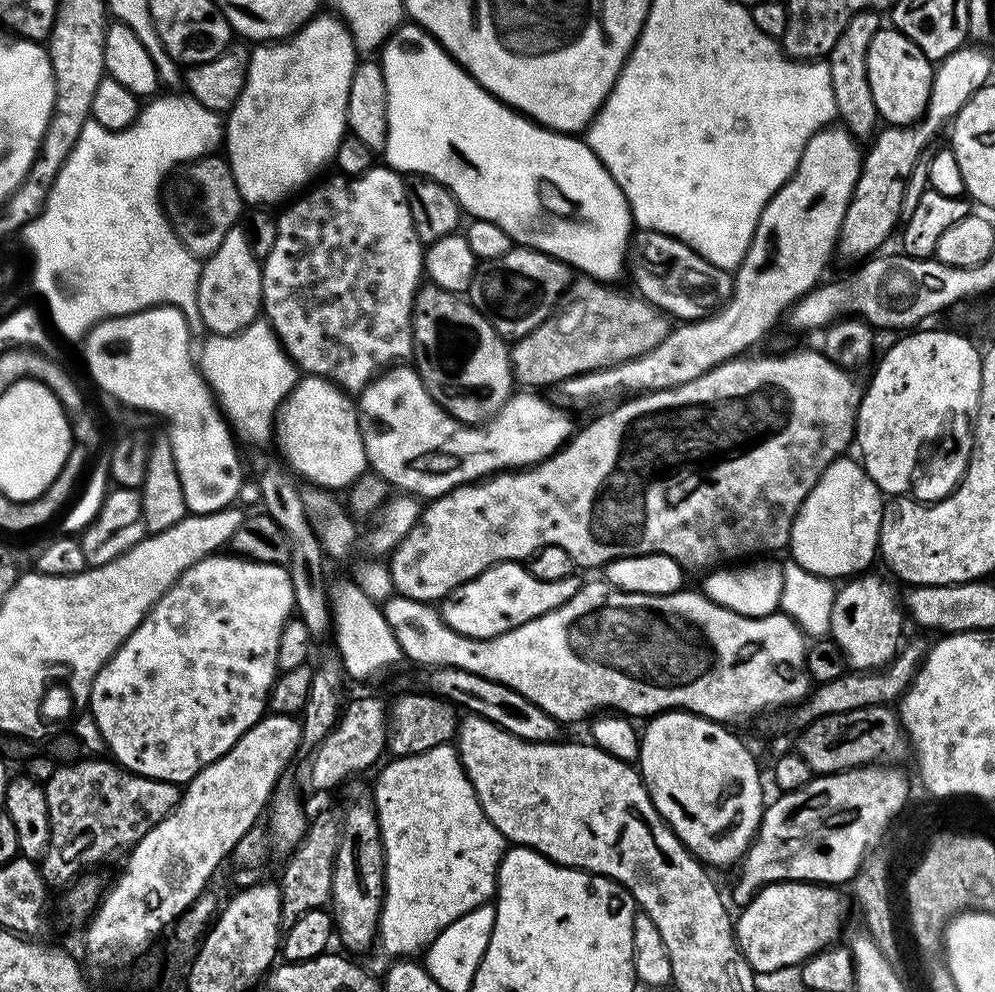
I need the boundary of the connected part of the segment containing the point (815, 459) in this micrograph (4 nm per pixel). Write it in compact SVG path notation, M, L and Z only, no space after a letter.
M804 348L801 352L784 352L781 356L752 356L753 354L744 354L739 358L733 358L731 360L725 360L723 364L718 364L716 367L709 370L706 374L702 374L698 378L694 378L690 382L682 382L678 386L673 388L663 388L657 392L642 392L633 395L633 400L628 400L625 404L620 404L617 408L612 408L609 412L601 414L597 420L592 420L584 429L577 431L573 435L572 439L568 441L564 447L560 448L551 456L545 460L541 460L540 463L531 465L527 468L521 468L519 470L505 470L495 473L479 482L473 482L470 484L461 484L460 487L450 490L444 496L437 496L431 502L423 505L420 516L417 518L417 522L414 527L406 534L404 541L399 544L394 551L387 557L386 563L390 578L392 579L395 591L399 595L410 598L411 600L422 600L425 602L440 602L443 601L445 596L448 596L457 588L462 586L466 582L470 582L470 578L474 578L478 574L482 574L486 571L491 564L507 564L509 562L524 562L529 557L535 555L540 548L546 547L548 544L561 547L562 550L566 550L566 554L572 559L573 565L577 569L580 568L597 568L597 570L603 569L605 565L611 563L614 559L620 559L623 556L634 555L648 555L657 552L660 555L668 555L674 562L681 565L685 573L691 574L691 572L700 572L699 574L707 573L709 570L715 570L721 566L728 566L733 563L732 560L735 556L752 556L755 552L772 552L775 548L783 549L788 542L788 534L792 529L792 518L797 509L800 508L801 501L804 500L806 494L811 490L813 485L816 484L816 479L819 478L820 473L823 472L824 467L827 466L830 461L836 459L837 456L847 453L850 445L853 443L856 434L856 409L858 407L858 388L856 392L856 384L852 381L852 376L847 367L838 365L830 359L829 356L824 355L819 350L813 350Z

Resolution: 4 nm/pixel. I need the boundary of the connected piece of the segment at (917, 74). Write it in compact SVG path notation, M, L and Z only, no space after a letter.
M891 26L881 27L874 38L870 38L866 70L870 82L870 94L874 94L874 106L889 125L907 126L915 124L928 107L928 98L932 93L933 61L910 42L901 32Z

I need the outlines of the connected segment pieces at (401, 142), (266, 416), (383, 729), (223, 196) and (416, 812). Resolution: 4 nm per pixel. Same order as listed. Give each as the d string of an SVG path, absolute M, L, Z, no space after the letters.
M397 27L383 41L378 55L386 88L383 163L401 174L437 180L450 190L471 219L502 226L517 245L544 252L593 280L616 282L620 275L623 277L627 245L634 228L632 211L618 182L602 166L587 139L566 132L551 132L535 124L530 117L506 106L497 96L491 96L423 28L404 27Z
M257 318L250 326L229 336L212 334L207 338L204 349L198 352L198 367L204 383L219 400L223 413L232 418L231 423L236 424L246 439L256 444L271 441L277 413L298 381L295 362L284 353L275 330L263 318Z
M360 696L343 705L339 719L331 732L317 745L314 756L320 764L312 760L308 764L308 776L317 780L316 788L324 792L327 788L336 788L343 780L364 772L375 764L378 757L385 753L387 747L387 705L372 696Z
M209 154L177 167L167 177L162 189L165 216L176 231L180 244L186 246L186 250L190 250L190 254L197 258L214 254L222 238L226 238L230 229L237 227L242 216L242 199L228 161L221 157L219 160L218 157Z
M452 744L436 746L432 750L424 751L422 755L395 757L390 760L379 774L376 786L372 788L372 801L376 809L376 816L379 818L380 837L383 842L384 856L384 898L383 906L380 908L380 920L377 927L378 946L392 958L408 958L417 955L416 952L425 951L438 936L450 924L476 909L478 905L489 903L496 892L496 874L500 868L501 858L508 848L508 842L501 832L485 816L481 804L477 800L476 791L469 781L464 768L460 762L460 755Z

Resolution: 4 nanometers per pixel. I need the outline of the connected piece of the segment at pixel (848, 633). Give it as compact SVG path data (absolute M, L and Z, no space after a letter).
M857 574L835 589L830 606L827 635L840 648L845 665L852 670L879 670L897 655L896 639L900 636L898 600L873 574Z

